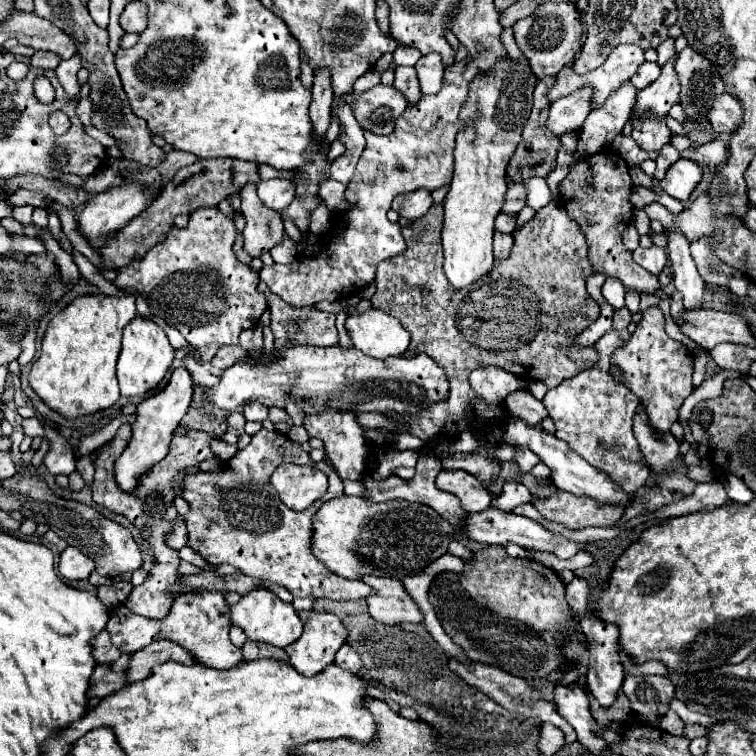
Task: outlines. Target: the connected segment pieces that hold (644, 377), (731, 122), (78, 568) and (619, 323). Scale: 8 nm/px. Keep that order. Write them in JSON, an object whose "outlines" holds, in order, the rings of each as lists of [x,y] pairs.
{"outlines":[[[[651,306],[641,314],[631,340],[613,354],[611,362],[625,372],[625,386],[641,400],[651,426],[657,432],[669,432],[673,422],[677,422],[677,410],[681,408],[683,400],[693,392],[693,356],[687,346],[683,346],[683,342],[667,336],[665,316],[661,308]]],[[[721,94],[709,110],[709,122],[717,134],[735,132],[735,128],[743,124],[743,108],[739,100],[735,100],[731,94]]],[[[67,546],[63,552],[61,552],[61,558],[59,558],[59,572],[63,578],[67,580],[83,580],[83,578],[89,578],[89,574],[95,570],[95,562],[85,556],[81,550],[73,548],[73,546]]],[[[621,308],[621,310],[615,310],[615,316],[613,316],[613,328],[627,328],[631,322],[631,314],[627,308]]]]}

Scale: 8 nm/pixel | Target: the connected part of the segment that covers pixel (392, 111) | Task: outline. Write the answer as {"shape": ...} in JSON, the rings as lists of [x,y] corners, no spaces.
{"shape":[[[377,84],[361,96],[347,94],[345,102],[353,106],[359,126],[375,134],[389,134],[395,128],[397,118],[401,118],[409,106],[403,92],[387,84]]]}

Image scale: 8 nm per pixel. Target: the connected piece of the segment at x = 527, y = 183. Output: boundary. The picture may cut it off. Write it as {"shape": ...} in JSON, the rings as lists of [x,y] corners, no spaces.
{"shape":[[[533,176],[531,180],[523,180],[523,186],[527,188],[527,206],[533,210],[543,208],[551,200],[551,190],[547,184],[547,178]]]}

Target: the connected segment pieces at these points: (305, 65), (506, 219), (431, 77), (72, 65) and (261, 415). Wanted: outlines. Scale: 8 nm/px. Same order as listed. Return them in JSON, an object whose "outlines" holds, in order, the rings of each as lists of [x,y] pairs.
{"outlines":[[[[301,52],[300,56],[302,60],[301,62],[301,81],[303,82],[303,85],[306,88],[309,88],[309,90],[311,90],[314,71],[309,65],[306,55],[303,52]]],[[[499,214],[495,218],[495,230],[503,234],[511,234],[515,230],[515,216],[513,214]]],[[[427,54],[421,56],[419,62],[415,64],[419,82],[421,82],[421,92],[423,94],[435,94],[439,92],[439,88],[443,86],[443,74],[445,74],[445,66],[439,54]]],[[[79,54],[71,56],[69,60],[63,60],[63,62],[55,68],[61,86],[65,88],[65,92],[67,92],[69,96],[77,96],[79,90],[81,90],[81,86],[79,86],[79,82],[77,82],[77,72],[79,72],[79,68],[81,68]]],[[[249,402],[249,404],[243,408],[243,416],[245,416],[245,420],[263,422],[263,420],[267,420],[267,416],[269,416],[269,406],[265,406],[265,404],[261,404],[261,402]]]]}

